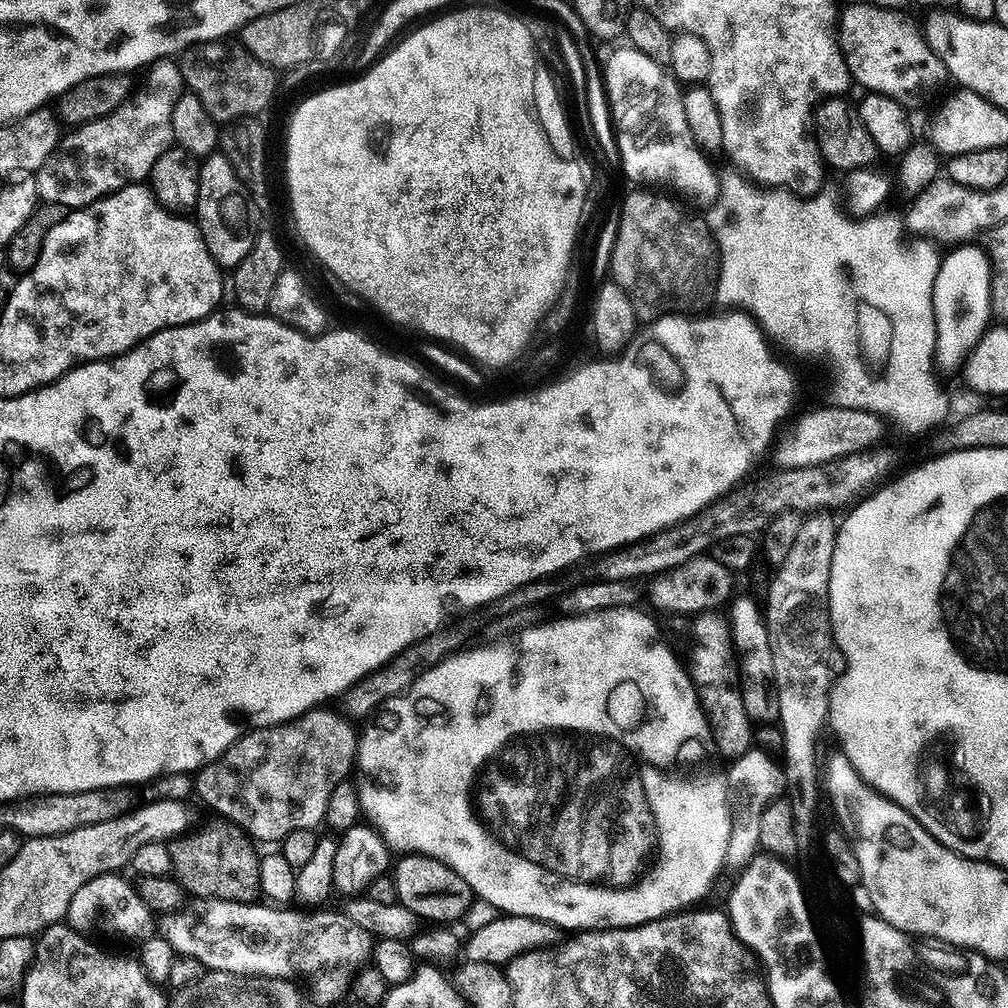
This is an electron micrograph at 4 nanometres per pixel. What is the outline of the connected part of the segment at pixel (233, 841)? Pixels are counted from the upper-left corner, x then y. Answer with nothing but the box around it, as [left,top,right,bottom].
[168,818,261,904]

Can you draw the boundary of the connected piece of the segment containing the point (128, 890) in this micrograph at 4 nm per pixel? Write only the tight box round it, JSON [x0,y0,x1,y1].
[66,873,156,940]

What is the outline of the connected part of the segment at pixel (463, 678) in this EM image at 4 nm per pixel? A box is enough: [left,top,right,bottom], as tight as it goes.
[355,607,732,930]

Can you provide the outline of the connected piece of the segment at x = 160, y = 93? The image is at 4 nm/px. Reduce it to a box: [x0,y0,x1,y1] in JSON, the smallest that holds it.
[34,58,185,210]

